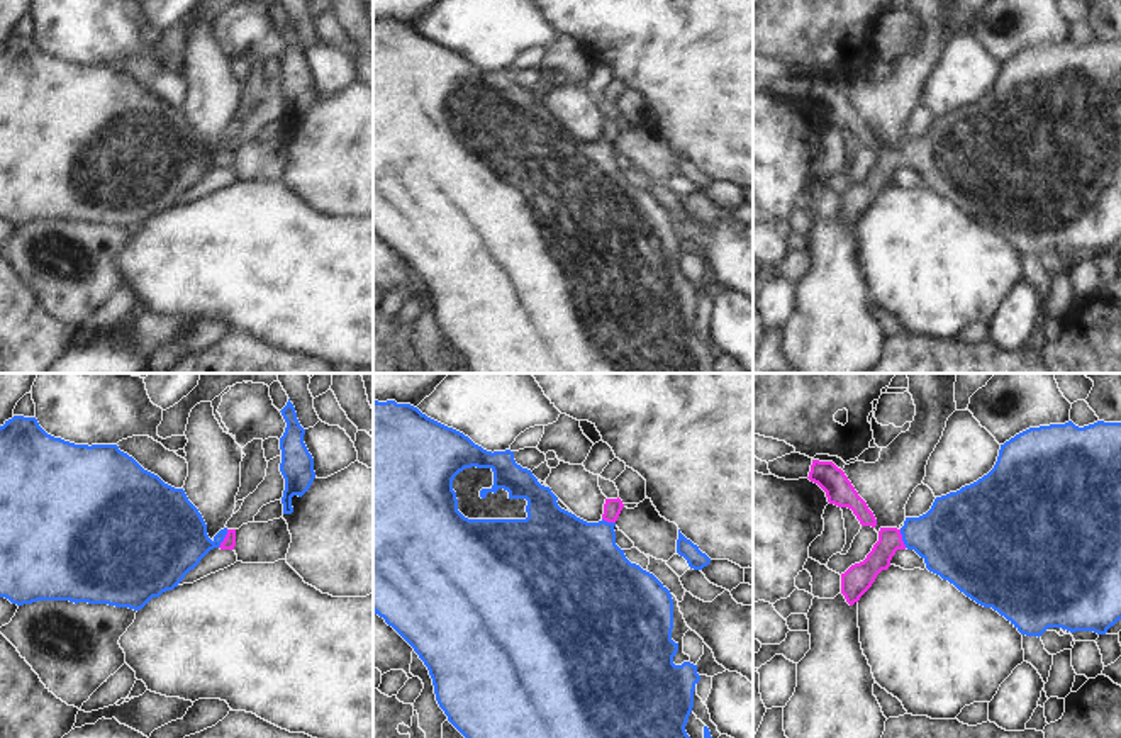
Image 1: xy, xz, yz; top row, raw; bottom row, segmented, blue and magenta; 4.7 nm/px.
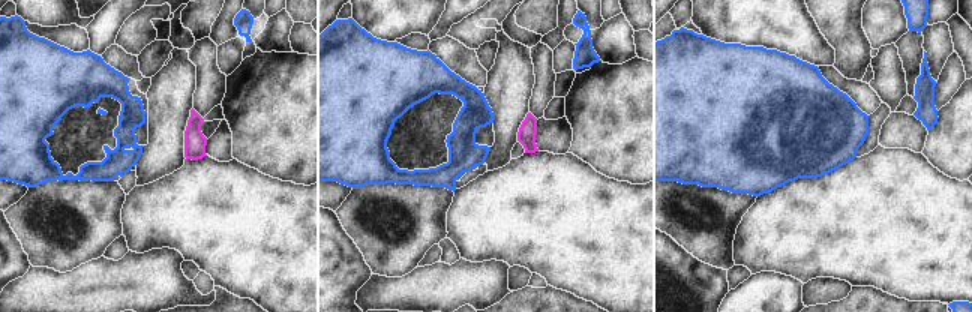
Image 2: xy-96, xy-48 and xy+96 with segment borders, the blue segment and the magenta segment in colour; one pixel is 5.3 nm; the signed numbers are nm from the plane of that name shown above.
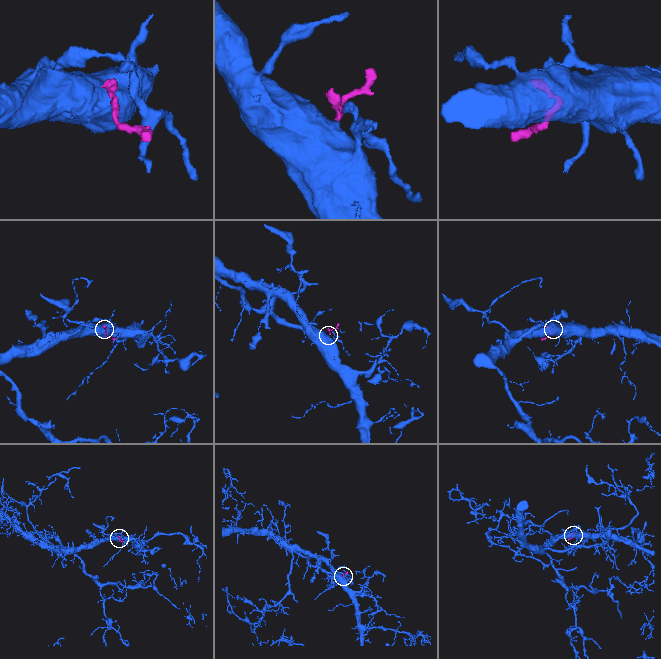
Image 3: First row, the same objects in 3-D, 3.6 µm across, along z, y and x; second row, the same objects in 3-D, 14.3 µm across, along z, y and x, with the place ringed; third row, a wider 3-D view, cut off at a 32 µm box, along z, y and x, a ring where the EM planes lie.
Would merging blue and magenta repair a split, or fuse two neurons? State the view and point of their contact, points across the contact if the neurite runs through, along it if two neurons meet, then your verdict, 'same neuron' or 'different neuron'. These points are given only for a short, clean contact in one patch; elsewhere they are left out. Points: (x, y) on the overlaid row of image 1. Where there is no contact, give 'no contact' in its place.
meets blue in xy at (224, 536); runs through xy (172, 538), (217, 543), (224, 536), (229, 542); same neuron

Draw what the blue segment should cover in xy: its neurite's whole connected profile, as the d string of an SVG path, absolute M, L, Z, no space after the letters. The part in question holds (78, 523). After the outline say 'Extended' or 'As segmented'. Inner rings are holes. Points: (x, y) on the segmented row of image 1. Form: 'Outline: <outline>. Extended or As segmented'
Outline: M14 416L0 426L0 597L24 606L37 601L70 601L88 604L109 604L115 607L142 609L153 597L173 590L214 548L234 550L236 529L220 529L212 540L198 509L188 500L183 489L165 484L158 475L144 470L117 444L75 444L47 434L36 417Z. Extended.

